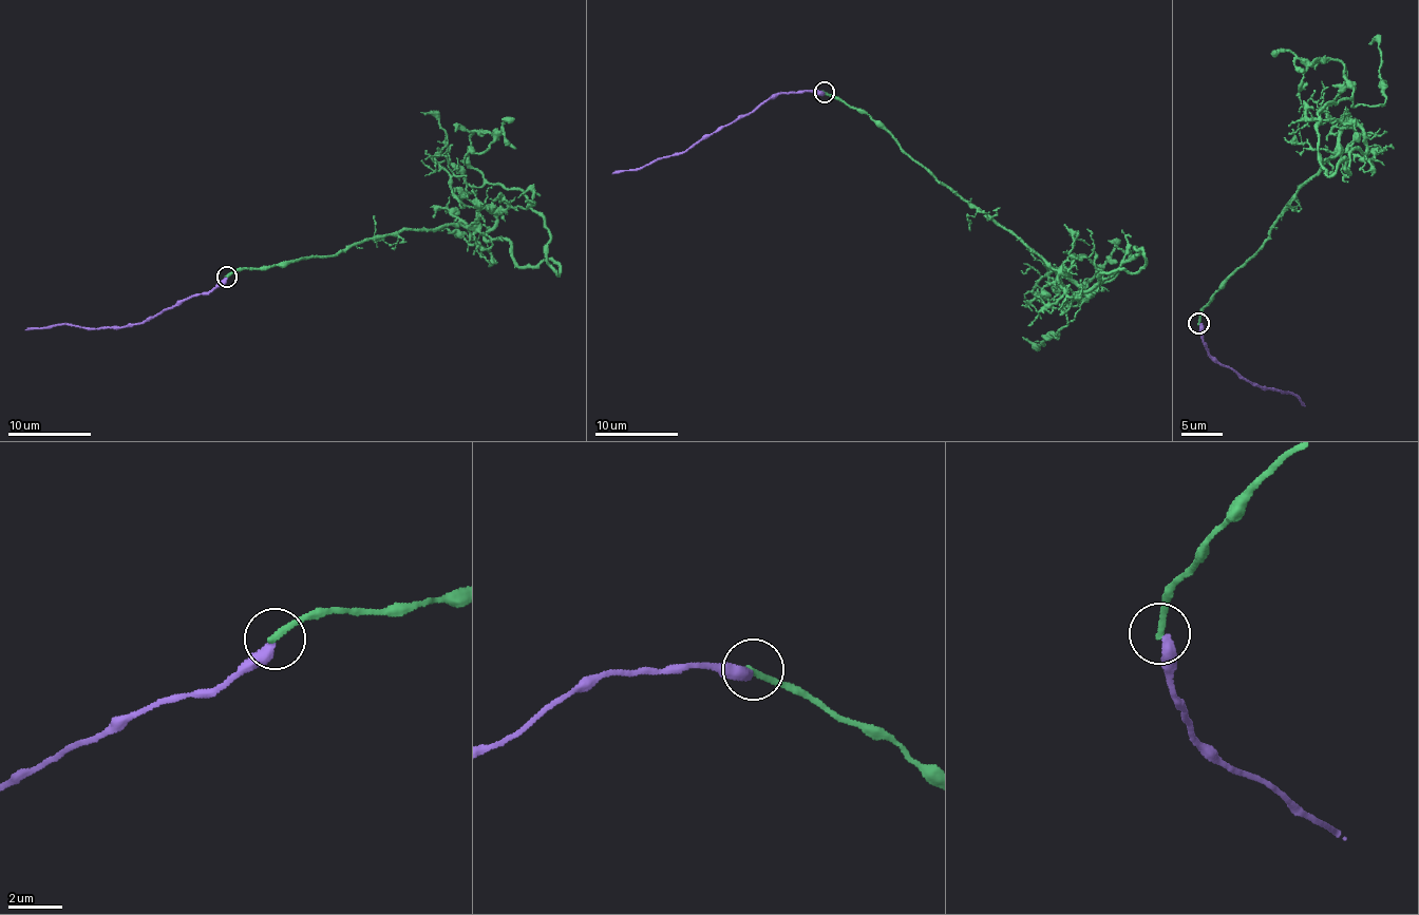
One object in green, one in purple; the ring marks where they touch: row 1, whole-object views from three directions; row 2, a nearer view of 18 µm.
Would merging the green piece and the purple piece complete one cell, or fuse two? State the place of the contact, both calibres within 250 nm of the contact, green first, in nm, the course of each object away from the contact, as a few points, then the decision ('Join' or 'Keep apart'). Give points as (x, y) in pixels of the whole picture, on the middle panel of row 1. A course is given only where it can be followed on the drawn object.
Place: (825, 92). Thickness 240 nm (green) against 400 nm. Course of green: (824, 91), (864, 110), (1086, 291), (1122, 263), (1088, 299), (1069, 299), (1044, 346), (1022, 337). Course of purple: (824, 93), (774, 94), (705, 134), (683, 152), (611, 174). Keep apart

